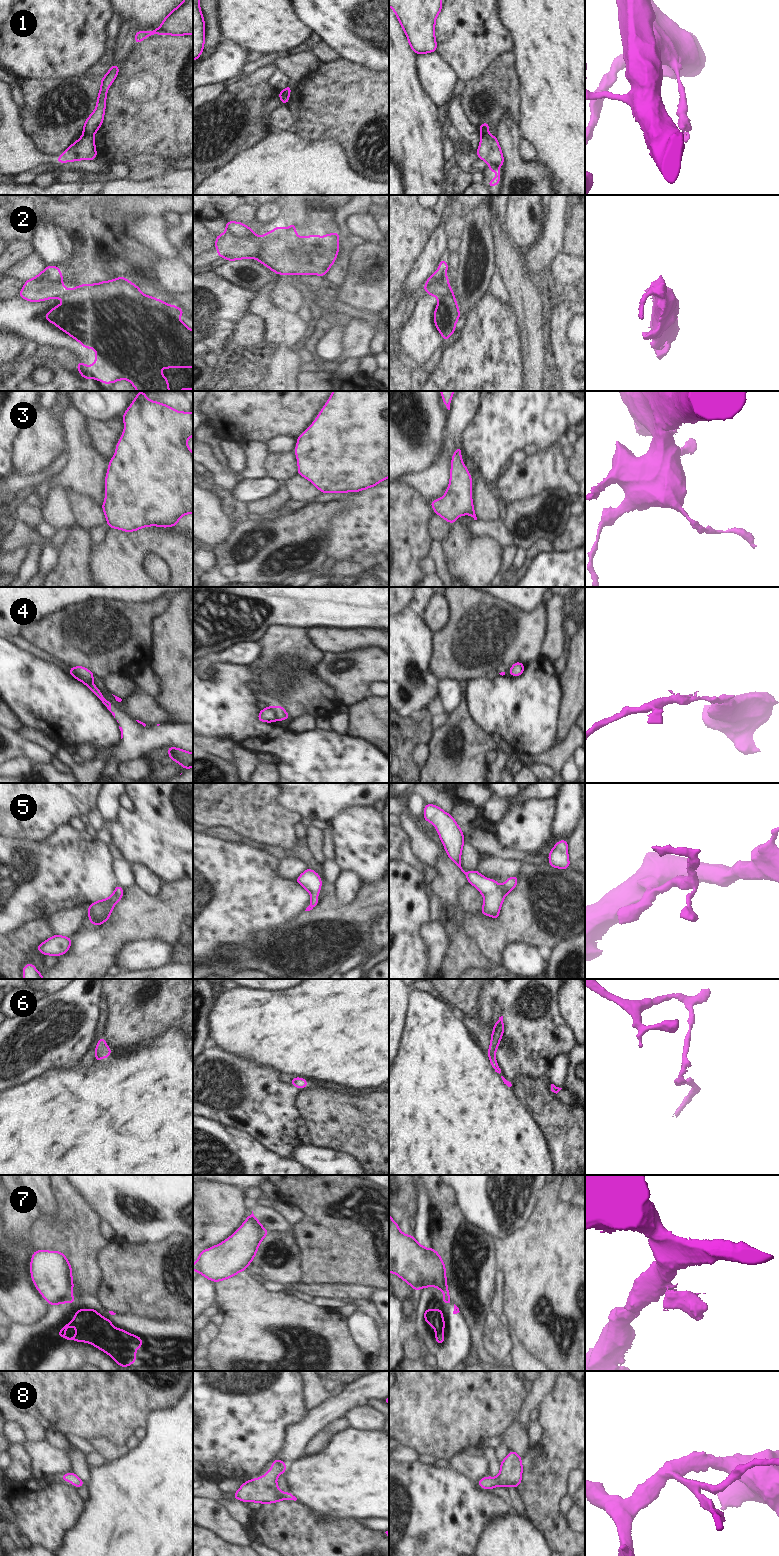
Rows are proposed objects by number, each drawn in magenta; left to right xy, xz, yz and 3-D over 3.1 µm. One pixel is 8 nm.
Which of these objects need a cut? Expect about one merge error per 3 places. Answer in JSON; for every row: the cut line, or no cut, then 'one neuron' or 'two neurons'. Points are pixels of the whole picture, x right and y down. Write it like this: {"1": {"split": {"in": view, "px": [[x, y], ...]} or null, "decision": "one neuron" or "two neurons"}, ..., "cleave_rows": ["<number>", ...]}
{"1": {"split": {"in": "xz", "px": [[281, 91], [286, 96], [287, 101]]}, "decision": "two neurons"}, "2": {"split": {"in": "xz", "px": [[252, 232], [252, 238], [258, 247], [253, 257]]}, "decision": "two neurons"}, "3": {"split": null, "decision": "one neuron"}, "4": {"split": {"in": "xy", "px": [[72, 668], [83, 678], [91, 681]]}, "decision": "two neurons"}, "5": {"split": null, "decision": "one neuron"}, "6": {"split": null, "decision": "one neuron"}, "7": {"split": {"in": "xy", "px": [[71, 1294], [60, 1302]]}, "decision": "two neurons"}, "8": {"split": null, "decision": "one neuron"}, "cleave_rows": ["1", "2", "4", "7"]}

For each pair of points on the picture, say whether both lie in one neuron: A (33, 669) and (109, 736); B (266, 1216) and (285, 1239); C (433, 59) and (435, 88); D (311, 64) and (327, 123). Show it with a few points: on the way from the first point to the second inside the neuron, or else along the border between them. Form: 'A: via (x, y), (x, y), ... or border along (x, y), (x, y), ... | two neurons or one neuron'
A: via (52, 688), (83, 719), (90, 722) | one neuron
B: border along (291, 1228), (285, 1231), (269, 1232) | two neurons
C: via (435, 66), (435, 81) | one neuron
D: border along (323, 63), (307, 81) | two neurons

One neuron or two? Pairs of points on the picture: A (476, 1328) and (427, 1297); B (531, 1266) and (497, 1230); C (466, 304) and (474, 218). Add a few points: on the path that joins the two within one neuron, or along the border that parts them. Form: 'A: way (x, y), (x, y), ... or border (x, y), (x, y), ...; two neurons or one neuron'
A: border (460, 1311), (470, 1332), (472, 1344); two neurons
B: border (507, 1233), (495, 1238); two neurons
C: way (461, 283), (462, 267), (466, 258), (467, 239); one neuron

